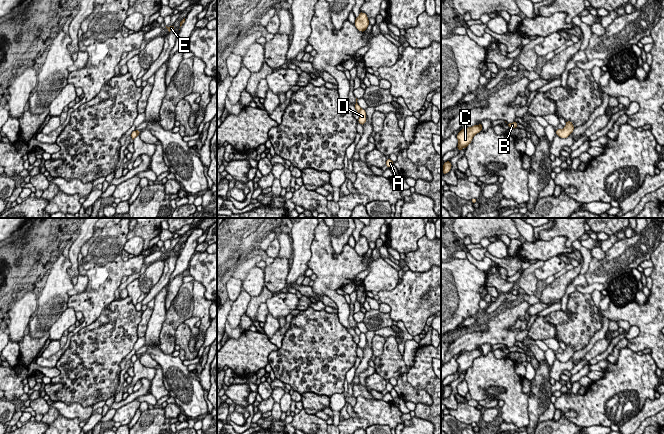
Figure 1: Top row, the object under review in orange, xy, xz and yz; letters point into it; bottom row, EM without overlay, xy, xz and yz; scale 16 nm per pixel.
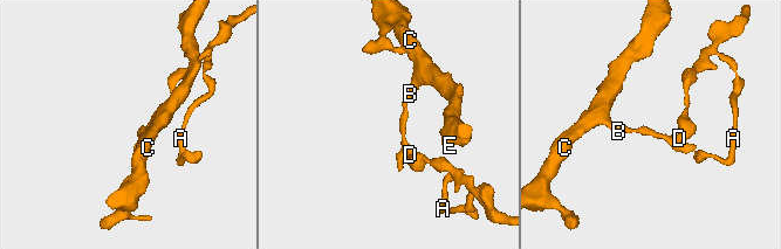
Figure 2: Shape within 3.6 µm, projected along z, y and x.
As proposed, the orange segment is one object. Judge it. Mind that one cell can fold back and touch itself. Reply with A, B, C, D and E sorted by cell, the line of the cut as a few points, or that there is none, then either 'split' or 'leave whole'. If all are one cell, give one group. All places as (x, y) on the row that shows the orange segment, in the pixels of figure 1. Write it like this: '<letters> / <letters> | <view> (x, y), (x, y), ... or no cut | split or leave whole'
A D / B C E | xy (135, 130), (137, 134) | split

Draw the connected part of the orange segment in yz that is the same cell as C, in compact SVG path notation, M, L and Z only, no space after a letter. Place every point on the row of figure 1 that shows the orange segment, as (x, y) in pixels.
M480 123L479 125L473 125L472 127L460 130L456 136L458 139L458 150L461 151L463 148L467 148L467 146L472 142L473 137L479 133L482 128L483 125Z

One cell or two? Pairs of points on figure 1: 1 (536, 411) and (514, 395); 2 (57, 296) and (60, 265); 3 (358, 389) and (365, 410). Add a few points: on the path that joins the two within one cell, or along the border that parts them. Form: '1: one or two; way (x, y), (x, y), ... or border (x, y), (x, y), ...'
1: two; border (529, 391), (528, 423)
2: one; way (57, 288), (58, 273)
3: two; border (356, 397), (363, 396), (374, 399)

